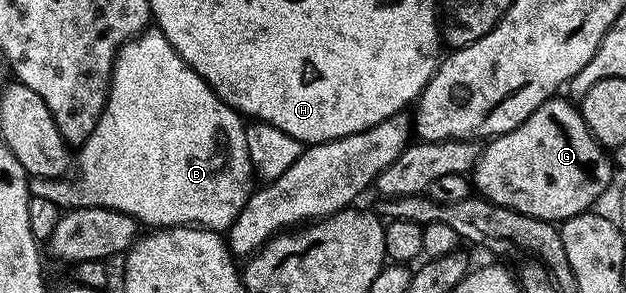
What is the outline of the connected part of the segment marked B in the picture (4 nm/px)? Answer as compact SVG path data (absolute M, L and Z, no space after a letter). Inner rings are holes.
M150 28L139 34L137 38L130 38L119 48L118 55L114 58L114 70L110 73L110 90L106 93L106 103L102 109L100 120L96 124L92 136L88 136L88 140L82 143L77 151L76 174L78 170L78 179L75 182L65 182L53 178L30 178L31 195L44 196L48 200L55 202L60 208L103 206L109 210L119 210L125 214L134 215L139 223L146 225L147 222L150 225L147 227L150 228L197 226L219 232L229 231L230 225L236 220L236 216L240 216L240 212L245 208L246 203L250 201L251 193L256 186L256 175L248 156L247 123L244 121L243 115L237 112L227 112L225 109L220 108L217 101L210 100L210 103L206 103L201 102L198 98L213 99L212 88L179 56L176 48L172 48L172 44L168 44L168 40L164 37L161 30ZM134 122L162 122L162 138L154 138L154 142L158 142L158 146L154 146L154 142L150 142L150 146L142 146L142 142L146 142L146 138L134 138ZM126 138L134 138L134 146L126 146ZM154 158L158 158L158 162L162 162L162 210L158 210L158 206L154 206L154 198L158 198L158 186L154 186L154 174L158 174L158 162L154 162Z

